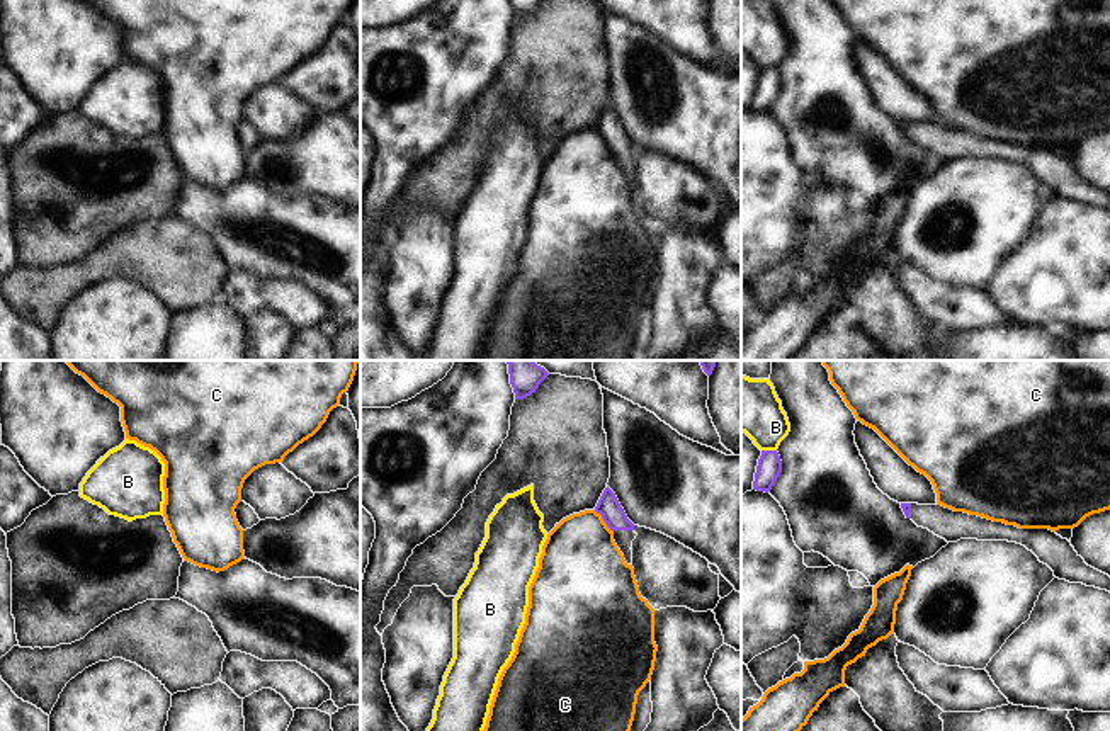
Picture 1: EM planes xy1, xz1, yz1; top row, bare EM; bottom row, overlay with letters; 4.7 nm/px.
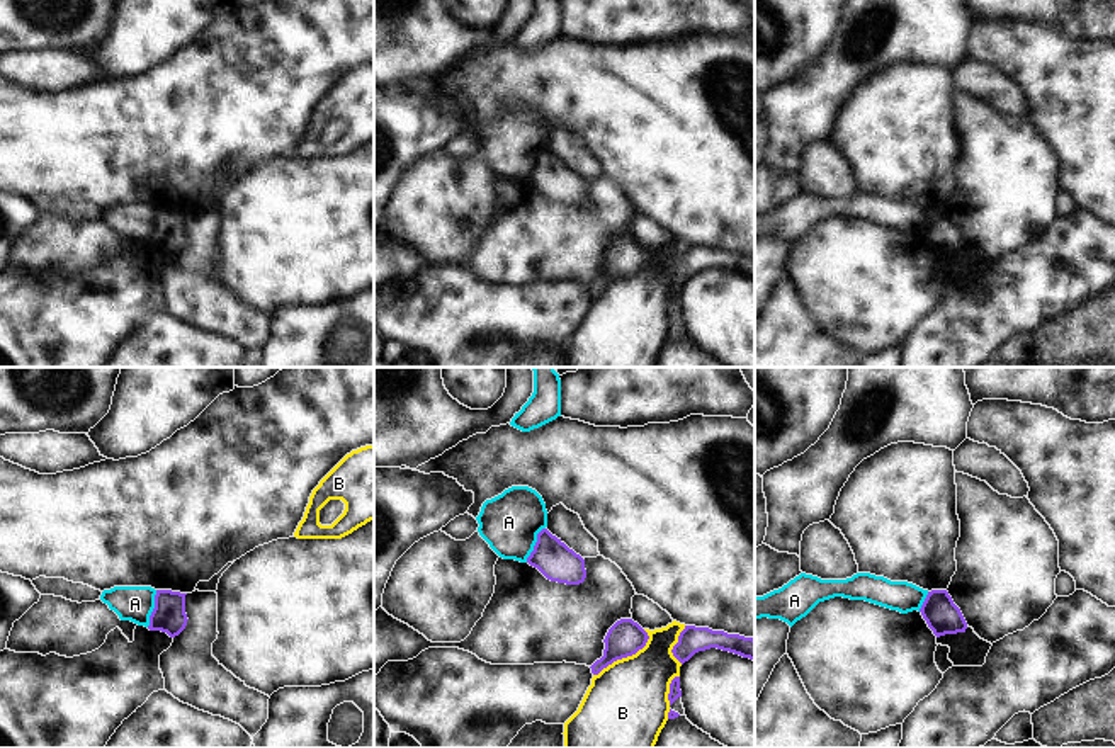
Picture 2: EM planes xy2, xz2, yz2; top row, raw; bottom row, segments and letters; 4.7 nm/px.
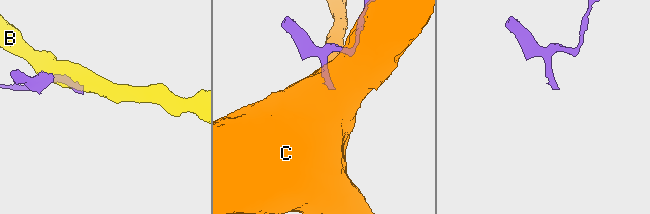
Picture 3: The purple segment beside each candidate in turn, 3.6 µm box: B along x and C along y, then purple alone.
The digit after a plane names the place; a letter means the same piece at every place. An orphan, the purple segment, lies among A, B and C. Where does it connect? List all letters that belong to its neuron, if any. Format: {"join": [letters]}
{"join": []}

